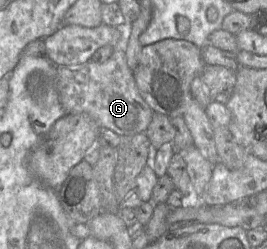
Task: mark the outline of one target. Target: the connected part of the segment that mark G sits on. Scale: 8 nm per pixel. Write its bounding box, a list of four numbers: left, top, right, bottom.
[56,49,154,136]

